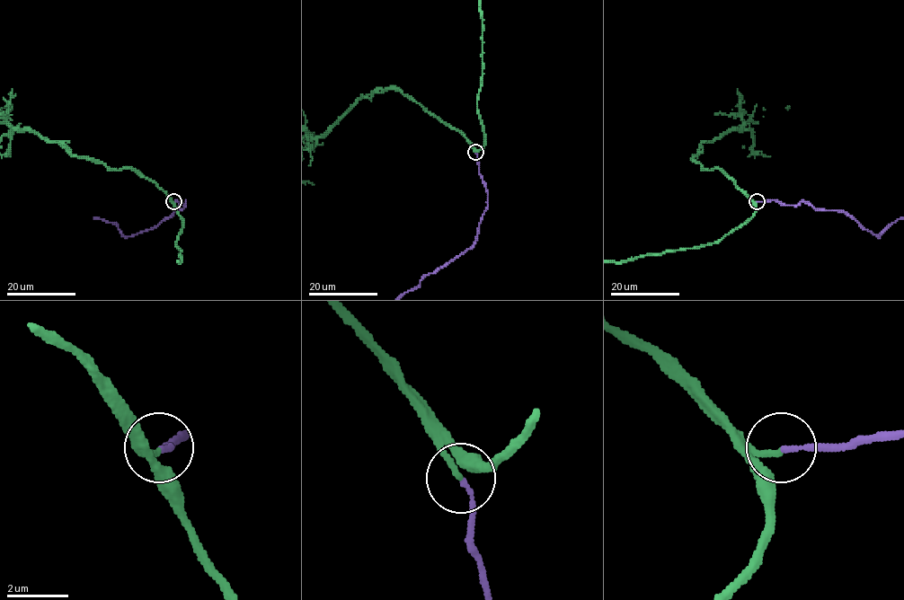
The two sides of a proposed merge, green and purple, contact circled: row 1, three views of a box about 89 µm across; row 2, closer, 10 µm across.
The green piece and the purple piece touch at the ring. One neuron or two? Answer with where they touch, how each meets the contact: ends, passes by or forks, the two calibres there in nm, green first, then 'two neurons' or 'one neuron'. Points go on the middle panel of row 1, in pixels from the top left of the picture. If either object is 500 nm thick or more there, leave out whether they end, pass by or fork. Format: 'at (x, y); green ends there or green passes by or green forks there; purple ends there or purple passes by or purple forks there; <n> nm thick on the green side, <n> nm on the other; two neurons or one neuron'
at (475, 152); green ends there; purple ends there; 190 nm thick on the green side, 150 nm on the other; one neuron

